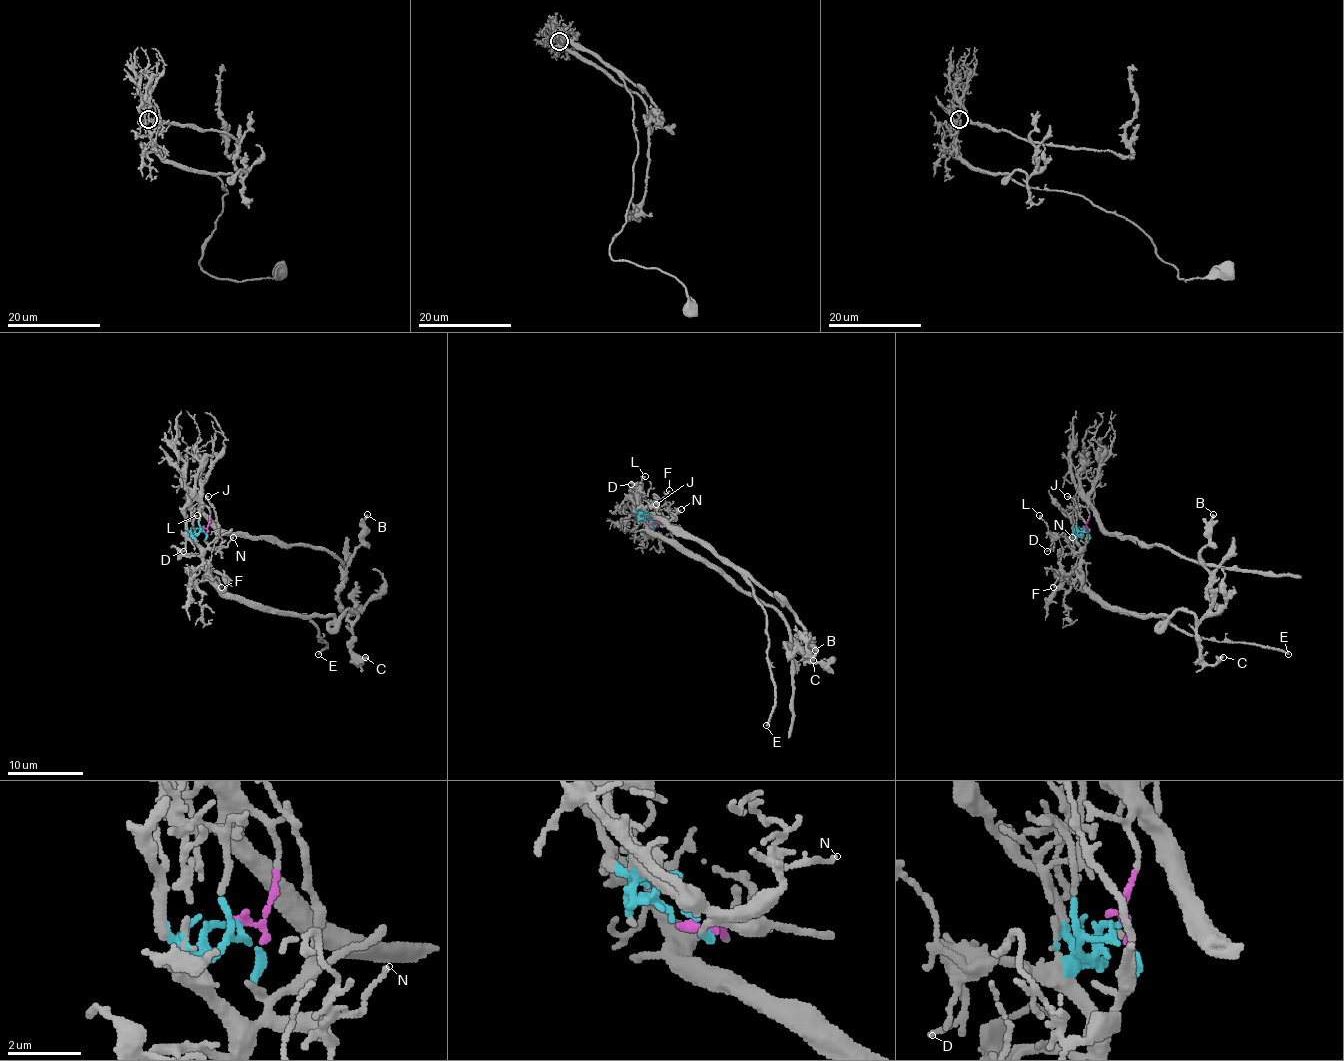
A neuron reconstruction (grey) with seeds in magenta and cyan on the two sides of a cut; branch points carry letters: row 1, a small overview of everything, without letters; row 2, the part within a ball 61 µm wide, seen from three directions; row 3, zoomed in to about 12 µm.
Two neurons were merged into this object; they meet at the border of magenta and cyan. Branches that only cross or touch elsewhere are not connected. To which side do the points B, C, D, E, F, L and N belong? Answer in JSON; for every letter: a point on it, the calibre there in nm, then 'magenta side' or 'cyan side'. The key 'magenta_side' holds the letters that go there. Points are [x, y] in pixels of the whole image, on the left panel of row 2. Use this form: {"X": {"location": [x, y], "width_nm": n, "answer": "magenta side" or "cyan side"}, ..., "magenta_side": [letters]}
{"B": {"location": [367, 514], "width_nm": 220, "answer": "cyan side"}, "C": {"location": [365, 657], "width_nm": 460, "answer": "cyan side"}, "D": {"location": [183, 551], "width_nm": 110, "answer": "cyan side"}, "E": {"location": [318, 654], "width_nm": 220, "answer": "cyan side"}, "F": {"location": [221, 587], "width_nm": 110, "answer": "cyan side"}, "L": {"location": [197, 515], "width_nm": 170, "answer": "cyan side"}, "N": {"location": [233, 537], "width_nm": 110, "answer": "cyan side"}, "magenta_side": []}

